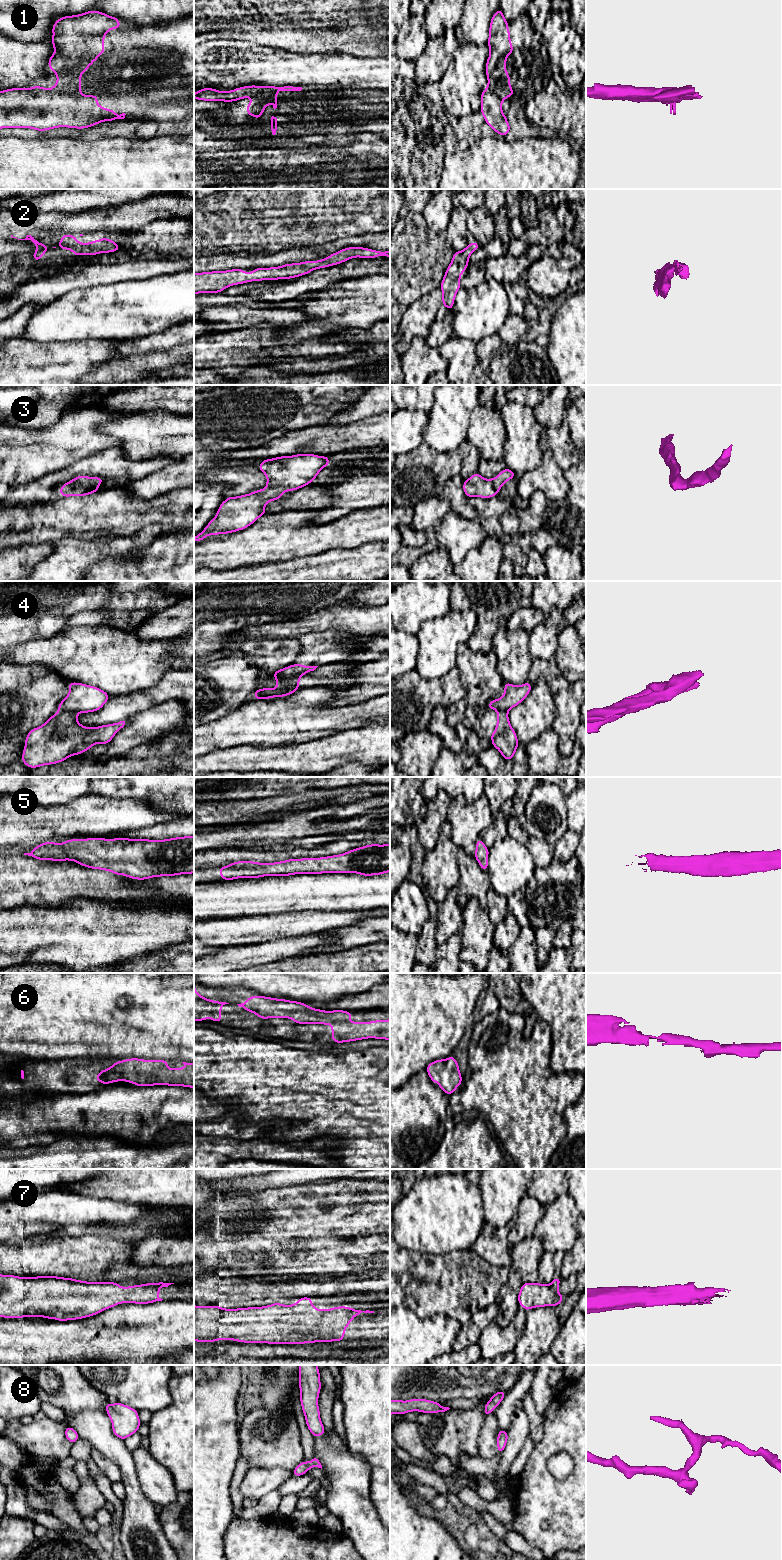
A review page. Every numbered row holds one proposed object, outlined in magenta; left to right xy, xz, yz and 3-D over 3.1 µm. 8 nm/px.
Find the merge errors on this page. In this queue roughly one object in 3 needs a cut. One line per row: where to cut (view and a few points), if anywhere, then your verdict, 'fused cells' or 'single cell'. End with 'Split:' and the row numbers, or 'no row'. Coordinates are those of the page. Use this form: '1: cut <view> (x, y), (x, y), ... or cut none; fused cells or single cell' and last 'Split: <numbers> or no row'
1: cut xy (52, 87), (57, 90), (80, 94); fused cells
2: cut none; single cell
3: cut none; single cell
4: cut xz (275, 689), (270, 694), (254, 695); fused cells
5: cut none; single cell
6: cut none; single cell
7: cut none; single cell
8: cut none; single cell
Split: 1, 4

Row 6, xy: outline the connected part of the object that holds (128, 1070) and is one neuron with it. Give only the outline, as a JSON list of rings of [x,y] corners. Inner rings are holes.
[[[130,1058],[114,1062],[110,1068],[100,1071],[96,1075],[96,1081],[105,1085],[117,1081],[126,1081],[139,1087],[168,1085],[194,1088],[194,1063],[182,1063],[185,1065],[184,1068],[173,1068],[169,1070],[167,1068],[168,1060],[143,1060],[139,1058]]]

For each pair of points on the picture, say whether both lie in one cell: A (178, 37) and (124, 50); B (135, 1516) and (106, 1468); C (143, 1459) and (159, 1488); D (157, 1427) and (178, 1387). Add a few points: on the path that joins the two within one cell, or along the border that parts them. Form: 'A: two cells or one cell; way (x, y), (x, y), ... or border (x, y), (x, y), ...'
A: one cell; way (165, 50), (137, 50)
B: two cells; border (110, 1460), (119, 1468), (122, 1481)
C: one cell; way (147, 1466), (156, 1481)
D: one cell; way (167, 1417), (178, 1406), (178, 1397)

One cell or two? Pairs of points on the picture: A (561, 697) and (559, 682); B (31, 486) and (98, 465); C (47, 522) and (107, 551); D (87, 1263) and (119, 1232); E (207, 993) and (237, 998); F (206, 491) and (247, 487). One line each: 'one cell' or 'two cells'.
A: two cells
B: one cell
C: two cells
D: two cells
E: one cell
F: two cells

